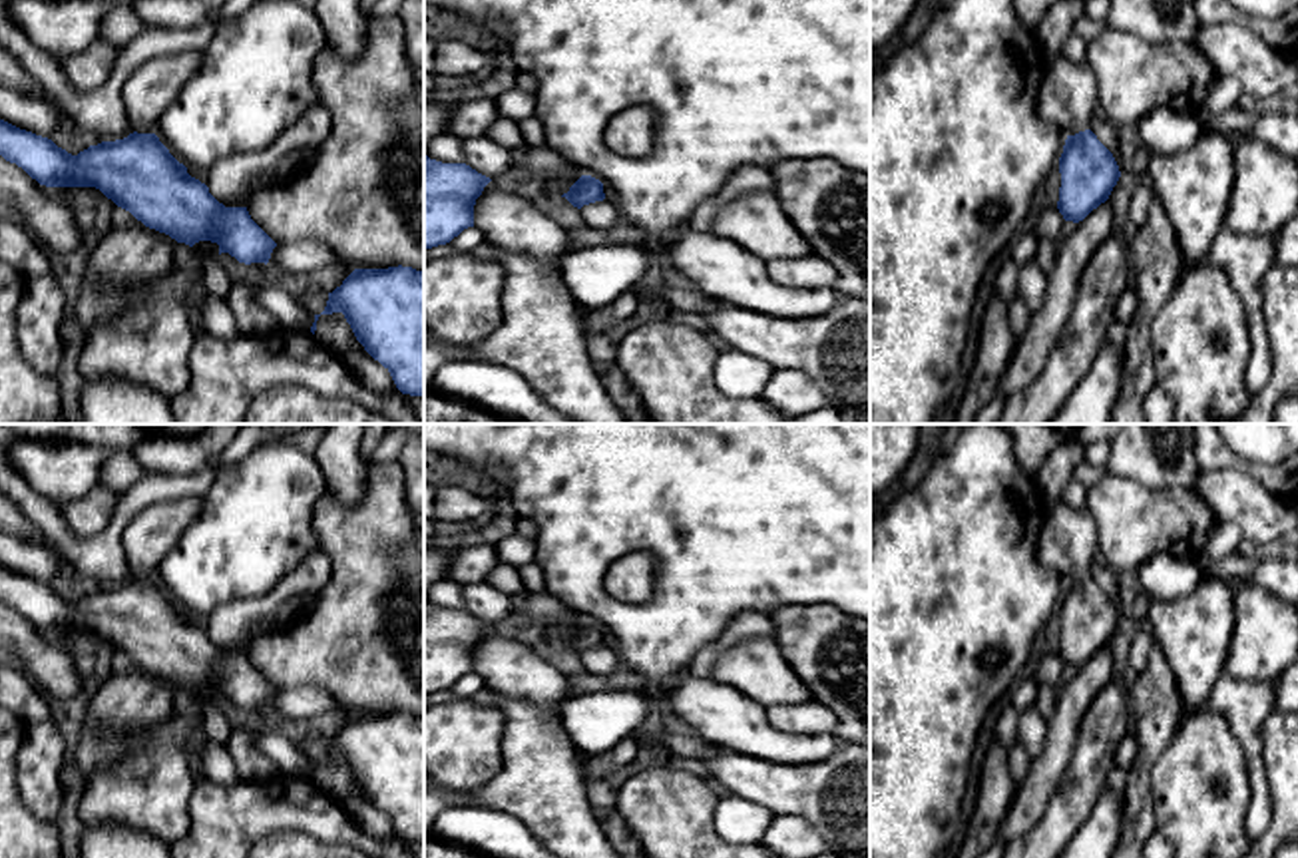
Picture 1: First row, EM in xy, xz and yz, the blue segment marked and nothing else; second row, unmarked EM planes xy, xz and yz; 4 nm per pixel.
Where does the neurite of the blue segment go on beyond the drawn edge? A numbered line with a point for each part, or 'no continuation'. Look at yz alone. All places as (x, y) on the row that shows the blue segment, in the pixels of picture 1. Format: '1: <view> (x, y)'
1: yz (1068, 98)

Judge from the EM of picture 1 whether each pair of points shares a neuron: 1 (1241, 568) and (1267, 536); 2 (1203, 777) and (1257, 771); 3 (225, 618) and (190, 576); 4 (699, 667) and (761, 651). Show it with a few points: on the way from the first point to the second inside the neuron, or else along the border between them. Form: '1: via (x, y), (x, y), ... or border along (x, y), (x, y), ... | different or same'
1: border along (1277, 548), (1261, 552) | different
2: border along (1229, 729), (1239, 743), (1247, 767), (1247, 817) | different
3: border along (261, 594), (227, 600), (208, 618) | different
4: border along (755, 640), (743, 640), (729, 647), (709, 675) | different

